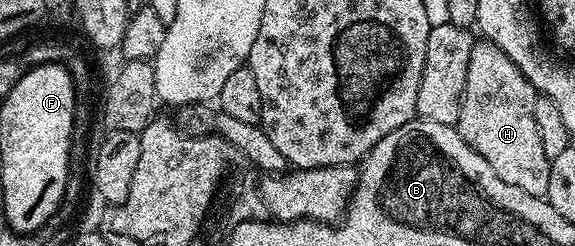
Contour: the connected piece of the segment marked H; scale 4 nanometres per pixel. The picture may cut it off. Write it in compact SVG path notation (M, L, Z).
M478 40L471 51L471 63L467 65L467 87L463 91L455 128L476 153L491 163L491 171L495 171L503 183L511 183L511 187L519 187L519 191L527 191L527 195L545 197L551 183L551 158L547 151L543 151L543 139L539 139L539 127L535 127L535 99L538 95L523 71L519 71L517 64L494 41Z

